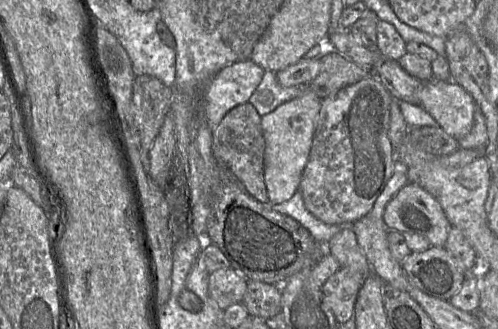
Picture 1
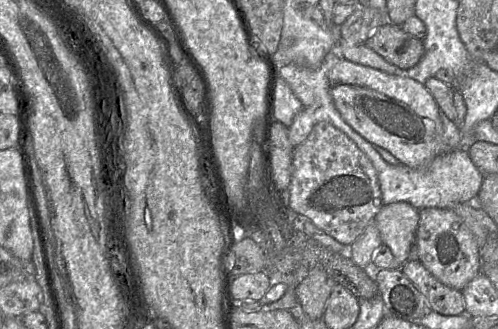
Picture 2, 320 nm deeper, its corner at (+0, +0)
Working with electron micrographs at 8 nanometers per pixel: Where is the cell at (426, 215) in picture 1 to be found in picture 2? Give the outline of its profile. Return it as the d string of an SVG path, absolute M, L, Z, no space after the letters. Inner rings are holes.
M452 209L419 210L416 245L418 260L436 279L448 287L463 291L465 286L481 273L482 261L476 240Z

